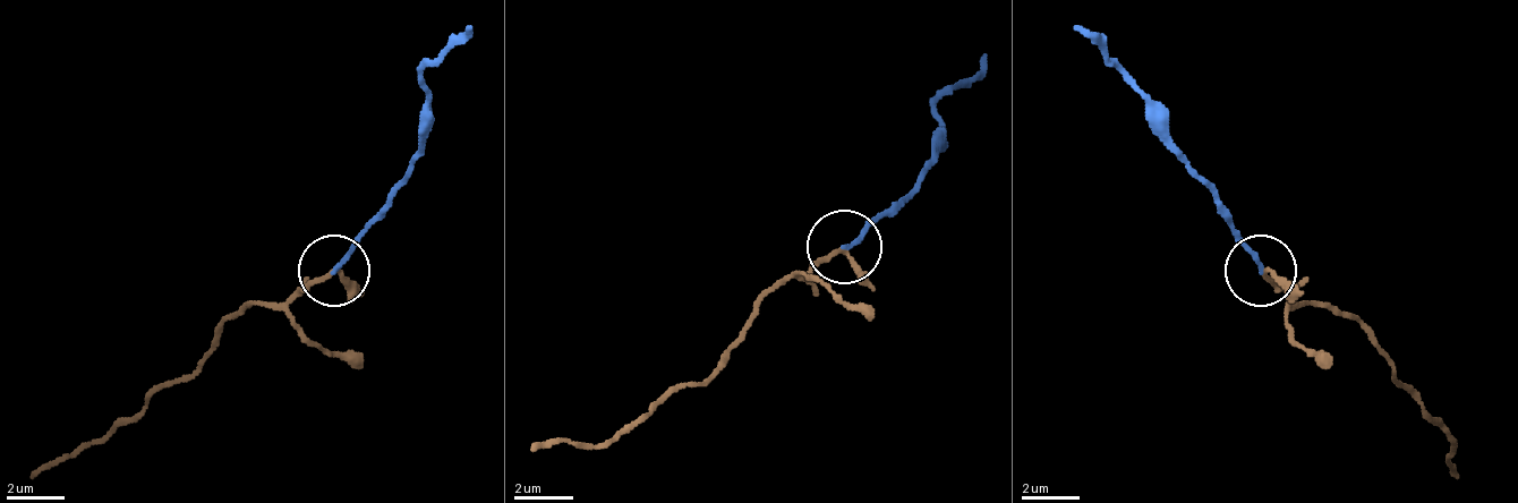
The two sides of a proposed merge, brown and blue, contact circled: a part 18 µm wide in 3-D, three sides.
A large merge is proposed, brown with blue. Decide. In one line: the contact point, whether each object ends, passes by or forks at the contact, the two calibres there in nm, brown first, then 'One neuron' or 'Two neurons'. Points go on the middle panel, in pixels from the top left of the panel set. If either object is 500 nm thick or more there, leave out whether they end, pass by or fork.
Place: (844, 247). At the ring brown passes by. At the ring blue ends. Thickness 150 nm (brown) against 150 nm. One neuron

